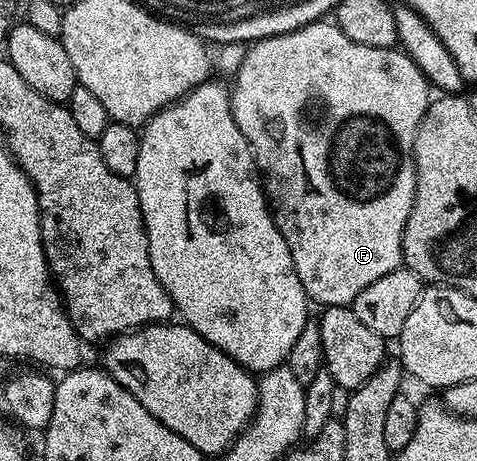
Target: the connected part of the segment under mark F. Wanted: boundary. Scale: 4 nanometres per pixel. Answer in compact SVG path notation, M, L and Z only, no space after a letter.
M319 21L304 25L302 28L296 29L294 32L284 33L280 36L270 36L267 39L259 39L247 50L244 61L240 65L240 69L233 76L232 90L230 93L230 108L232 109L232 117L236 121L236 125L240 125L240 133L244 133L244 137L248 141L248 145L254 154L254 166L257 167L259 176L262 180L262 189L266 193L266 201L270 205L270 216L274 218L276 229L280 229L280 233L284 237L284 241L288 241L288 253L292 253L292 265L296 265L296 273L300 277L300 281L306 290L307 300L322 303L323 308L328 307L349 307L353 304L356 293L360 293L367 285L372 285L372 281L377 281L379 277L384 277L384 273L392 273L398 267L403 266L402 262L402 238L404 237L404 225L408 221L408 213L412 213L412 205L414 204L414 194L416 193L416 169L414 168L414 146L416 145L416 133L420 129L420 121L424 117L424 113L429 109L432 102L432 87L427 82L424 73L413 63L410 57L402 49L394 47L385 47L384 49L376 49L372 45L360 45L356 41L352 41L348 37L344 37L344 33L338 28L337 23L333 21Z

